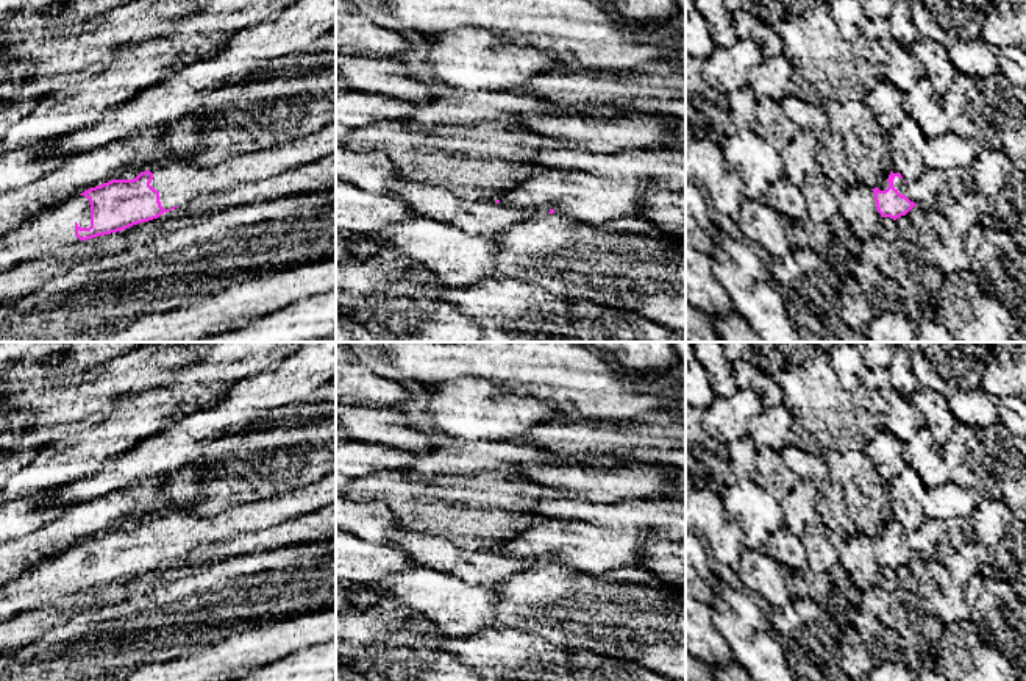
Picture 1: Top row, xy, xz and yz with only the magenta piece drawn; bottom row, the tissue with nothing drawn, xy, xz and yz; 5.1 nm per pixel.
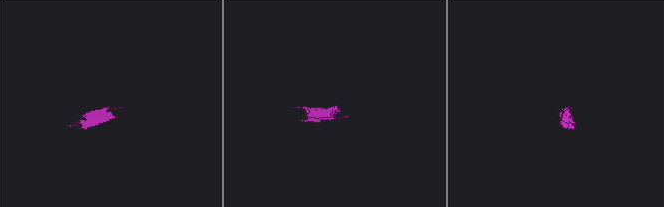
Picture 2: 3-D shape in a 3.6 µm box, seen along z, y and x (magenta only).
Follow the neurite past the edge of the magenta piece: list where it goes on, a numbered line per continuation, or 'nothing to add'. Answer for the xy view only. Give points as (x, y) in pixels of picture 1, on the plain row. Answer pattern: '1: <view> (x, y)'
1: xy (178, 531)
2: xy (55, 577)

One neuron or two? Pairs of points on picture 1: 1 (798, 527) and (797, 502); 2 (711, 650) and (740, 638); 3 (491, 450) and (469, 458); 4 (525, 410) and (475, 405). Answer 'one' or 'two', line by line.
1: one
2: two
3: one
4: one

